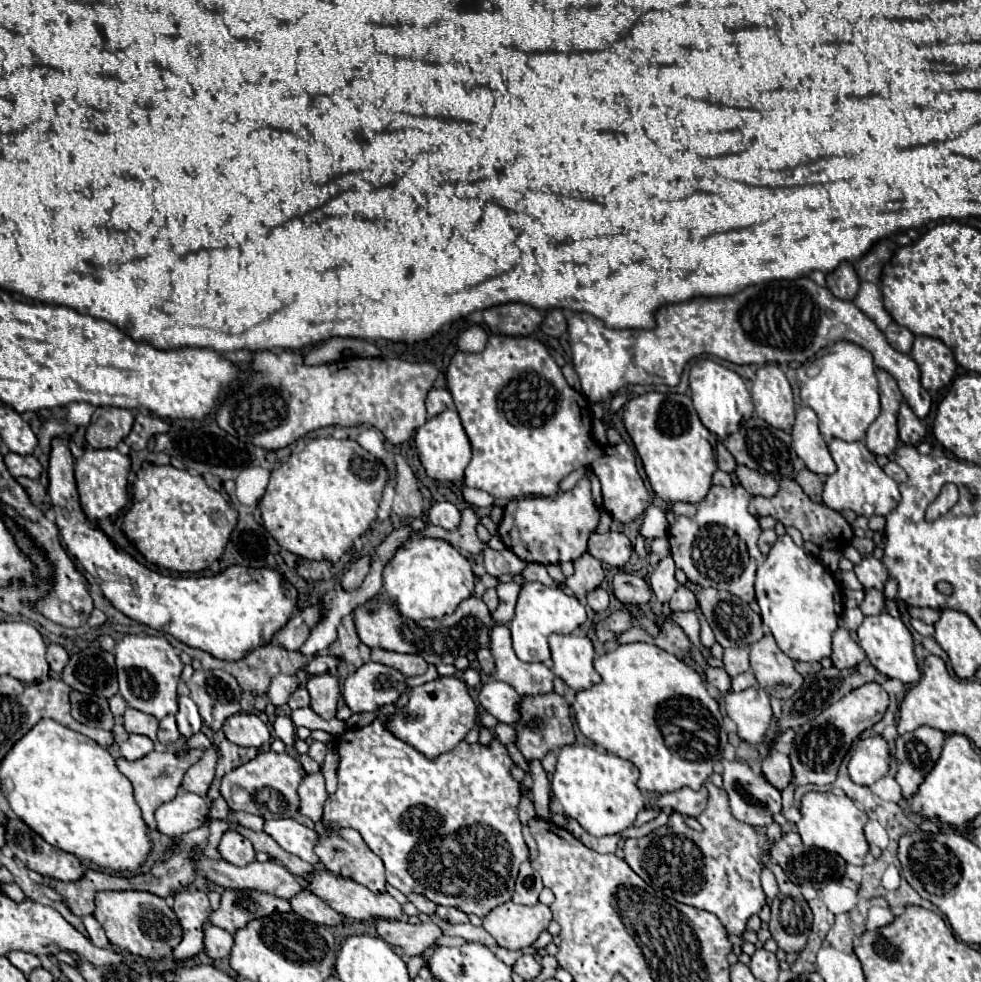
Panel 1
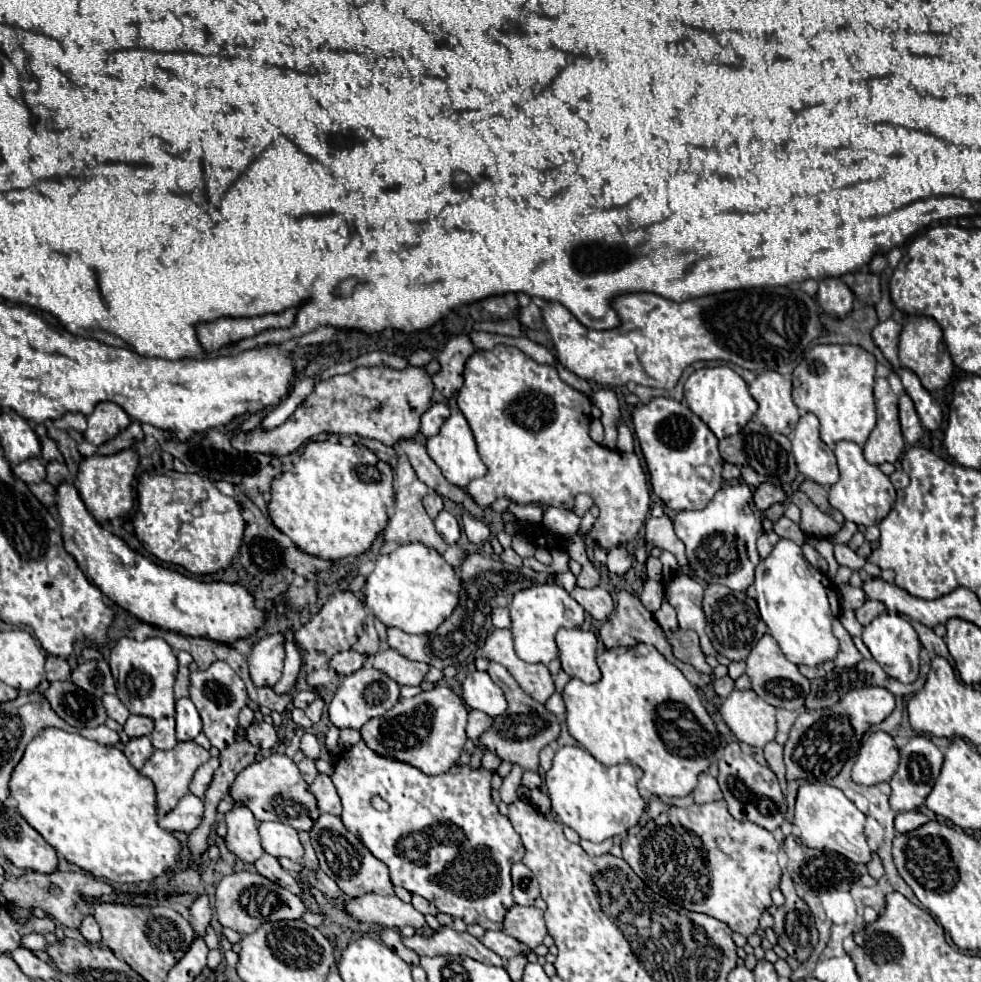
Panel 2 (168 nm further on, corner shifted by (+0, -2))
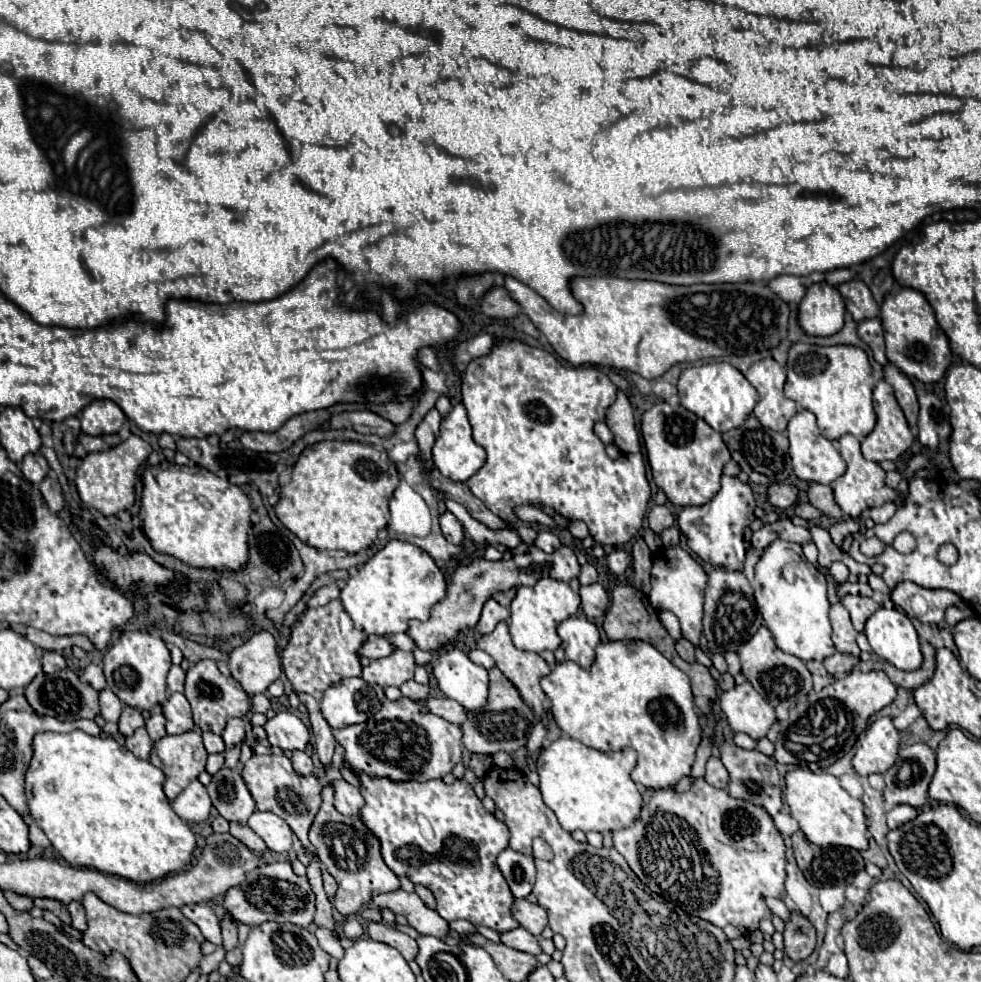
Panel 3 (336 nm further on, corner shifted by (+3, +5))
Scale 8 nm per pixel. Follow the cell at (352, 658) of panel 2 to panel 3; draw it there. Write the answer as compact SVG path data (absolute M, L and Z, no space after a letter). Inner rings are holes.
M379 638L379 640L365 640L363 642L363 648L359 648L359 656L367 656L369 660L377 660L377 658L383 658L383 656L389 656L393 652L393 646Z

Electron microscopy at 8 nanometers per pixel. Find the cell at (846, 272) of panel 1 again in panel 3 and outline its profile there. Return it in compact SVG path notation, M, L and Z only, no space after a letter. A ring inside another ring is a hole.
M823 280L807 288L799 304L799 324L807 334L831 336L843 328L843 318L845 304L835 286Z

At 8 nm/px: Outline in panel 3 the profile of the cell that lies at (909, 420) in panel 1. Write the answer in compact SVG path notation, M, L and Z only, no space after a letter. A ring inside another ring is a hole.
M893 364L885 366L885 376L883 378L895 388L895 398L897 398L899 406L903 408L903 414L907 418L909 428L915 428L917 426L919 404L917 404L917 396L915 396L911 380L903 372L899 372L899 368L895 368Z

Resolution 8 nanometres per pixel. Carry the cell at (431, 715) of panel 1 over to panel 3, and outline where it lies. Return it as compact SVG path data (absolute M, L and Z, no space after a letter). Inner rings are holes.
M401 696L399 700L385 702L371 720L351 724L339 730L335 740L345 748L343 766L349 770L365 770L373 776L387 776L391 780L429 780L443 778L463 756L463 732L457 724L431 714L423 700Z

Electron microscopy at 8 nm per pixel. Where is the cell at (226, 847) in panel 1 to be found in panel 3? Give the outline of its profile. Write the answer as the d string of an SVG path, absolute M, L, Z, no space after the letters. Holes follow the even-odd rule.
M221 768L207 786L213 806L219 814L237 824L245 824L249 816L255 812L255 802L237 770Z

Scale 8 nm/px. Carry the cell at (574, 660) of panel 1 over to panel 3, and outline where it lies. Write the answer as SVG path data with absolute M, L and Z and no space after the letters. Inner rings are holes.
M571 616L563 620L557 628L561 636L561 648L565 650L567 660L589 668L595 660L595 648L599 644L599 630L593 622L581 616Z

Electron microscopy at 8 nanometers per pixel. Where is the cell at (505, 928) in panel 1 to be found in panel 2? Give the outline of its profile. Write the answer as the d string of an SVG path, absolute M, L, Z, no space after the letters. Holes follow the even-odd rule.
M514 905L504 917L504 933L526 943L530 949L536 949L546 937L544 913L536 907Z

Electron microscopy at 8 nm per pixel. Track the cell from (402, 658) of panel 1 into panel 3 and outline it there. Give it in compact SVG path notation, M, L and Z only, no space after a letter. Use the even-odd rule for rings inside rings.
M395 648L391 656L373 660L367 668L363 668L363 680L379 686L401 686L411 680L415 674L415 656L413 652L405 652Z

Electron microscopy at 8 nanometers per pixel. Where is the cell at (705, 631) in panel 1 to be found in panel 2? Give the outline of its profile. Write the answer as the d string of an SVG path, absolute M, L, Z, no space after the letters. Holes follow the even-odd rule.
M676 573L670 579L670 583L666 585L666 595L668 595L668 603L678 613L680 629L694 629L700 637L702 651L706 655L714 655L716 651L714 651L706 631L704 631L706 617L702 611L702 595L704 595L702 585L696 579L692 579L690 575Z

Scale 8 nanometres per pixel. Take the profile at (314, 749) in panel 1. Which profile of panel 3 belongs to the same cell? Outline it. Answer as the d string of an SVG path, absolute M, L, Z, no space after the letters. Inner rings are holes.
M335 780L331 786L335 788L335 808L345 816L357 816L359 808L365 804L361 792L345 780Z

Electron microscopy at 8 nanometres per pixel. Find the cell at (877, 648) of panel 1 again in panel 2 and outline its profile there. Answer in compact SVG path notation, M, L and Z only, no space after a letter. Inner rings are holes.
M890 613L878 615L878 619L874 619L870 625L864 627L862 641L870 649L872 657L880 663L880 667L890 677L894 677L902 683L914 683L916 681L918 663L920 663L920 639L918 639L914 627L910 625L910 621L906 621L900 615L890 615Z

